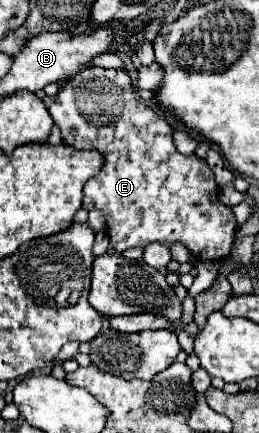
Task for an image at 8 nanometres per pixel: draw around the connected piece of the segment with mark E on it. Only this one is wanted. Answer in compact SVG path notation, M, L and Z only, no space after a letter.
M89 67L77 77L71 77L61 85L55 95L49 113L55 125L61 129L63 143L75 149L97 149L105 165L101 171L91 177L83 187L83 209L99 209L105 215L107 235L111 247L117 253L123 253L129 247L147 247L153 241L171 245L173 241L183 243L197 259L203 261L221 261L227 259L233 251L237 221L229 207L225 207L217 197L217 183L209 165L201 159L181 155L173 145L173 129L169 123L159 117L145 101L139 99L131 77L127 71Z

